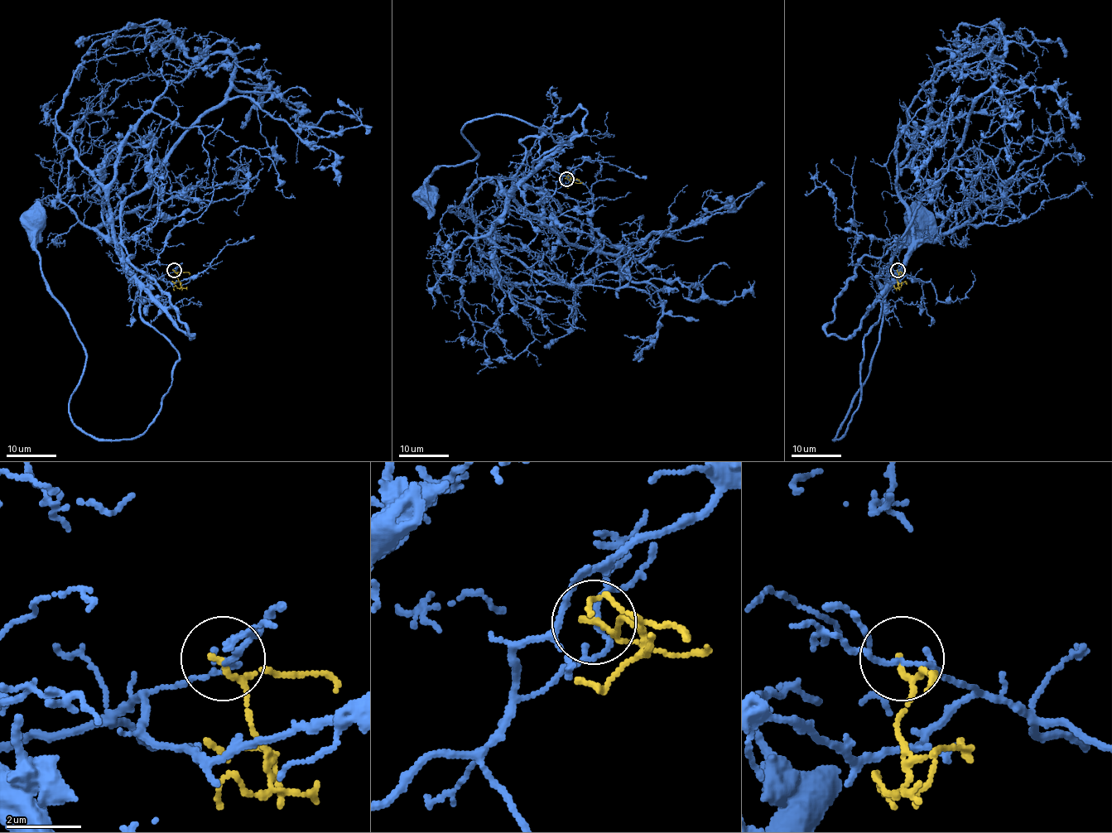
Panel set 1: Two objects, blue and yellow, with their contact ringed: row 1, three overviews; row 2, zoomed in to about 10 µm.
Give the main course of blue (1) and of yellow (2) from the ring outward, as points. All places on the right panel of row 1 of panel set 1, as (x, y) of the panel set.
1: (897, 270), (922, 283), (902, 272), (883, 301), (834, 440), (915, 215)
2: (897, 270), (897, 286), (893, 286), (897, 290)

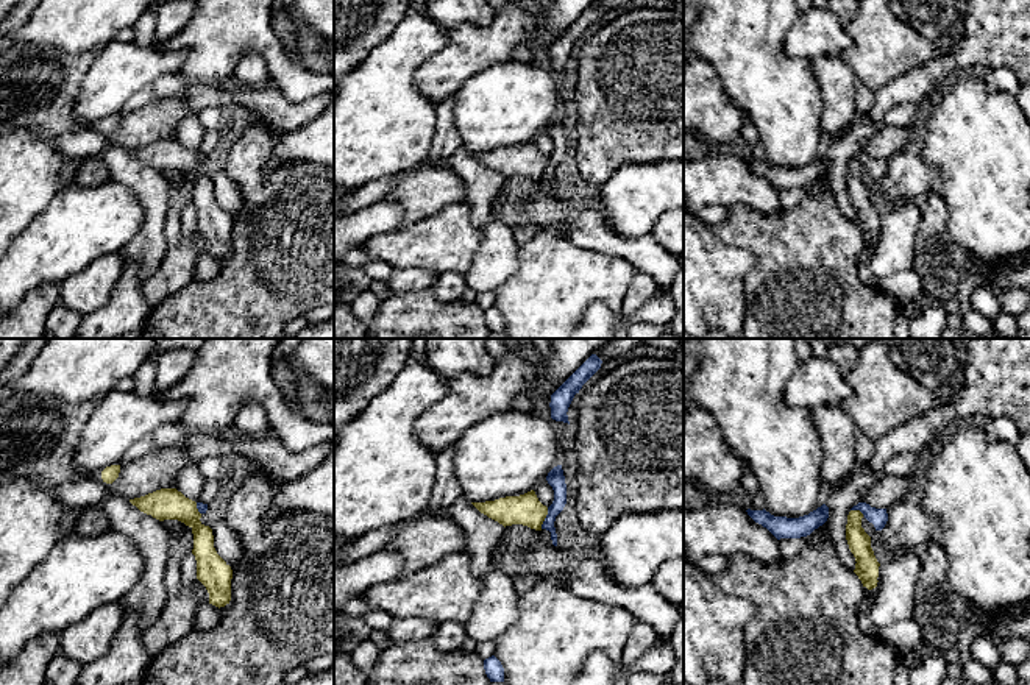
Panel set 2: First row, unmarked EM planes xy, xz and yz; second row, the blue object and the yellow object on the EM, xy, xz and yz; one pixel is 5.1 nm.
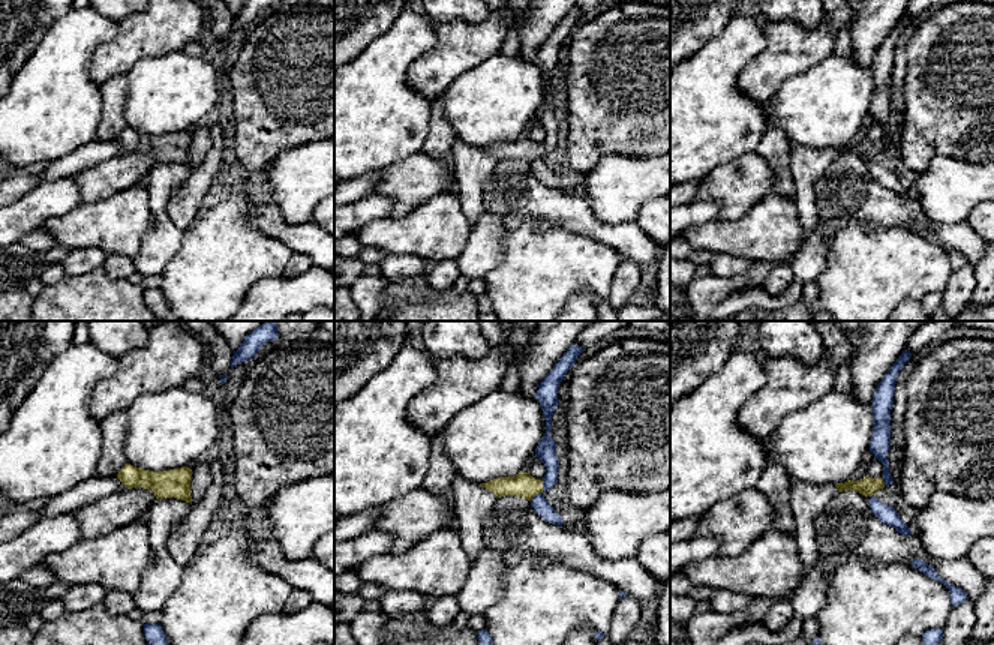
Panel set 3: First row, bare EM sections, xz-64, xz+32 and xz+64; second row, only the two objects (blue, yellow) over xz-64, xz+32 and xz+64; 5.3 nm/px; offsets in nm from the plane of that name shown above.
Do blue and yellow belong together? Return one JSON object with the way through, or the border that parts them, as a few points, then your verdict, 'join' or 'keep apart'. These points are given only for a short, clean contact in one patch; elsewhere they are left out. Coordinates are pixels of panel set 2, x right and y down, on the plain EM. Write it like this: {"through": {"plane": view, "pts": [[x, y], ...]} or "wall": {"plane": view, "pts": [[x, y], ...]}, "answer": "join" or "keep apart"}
{"wall": {"plane": "xz", "pts": [[548, 158], [540, 178]]}, "answer": "keep apart"}

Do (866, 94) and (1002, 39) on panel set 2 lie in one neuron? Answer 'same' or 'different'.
different

